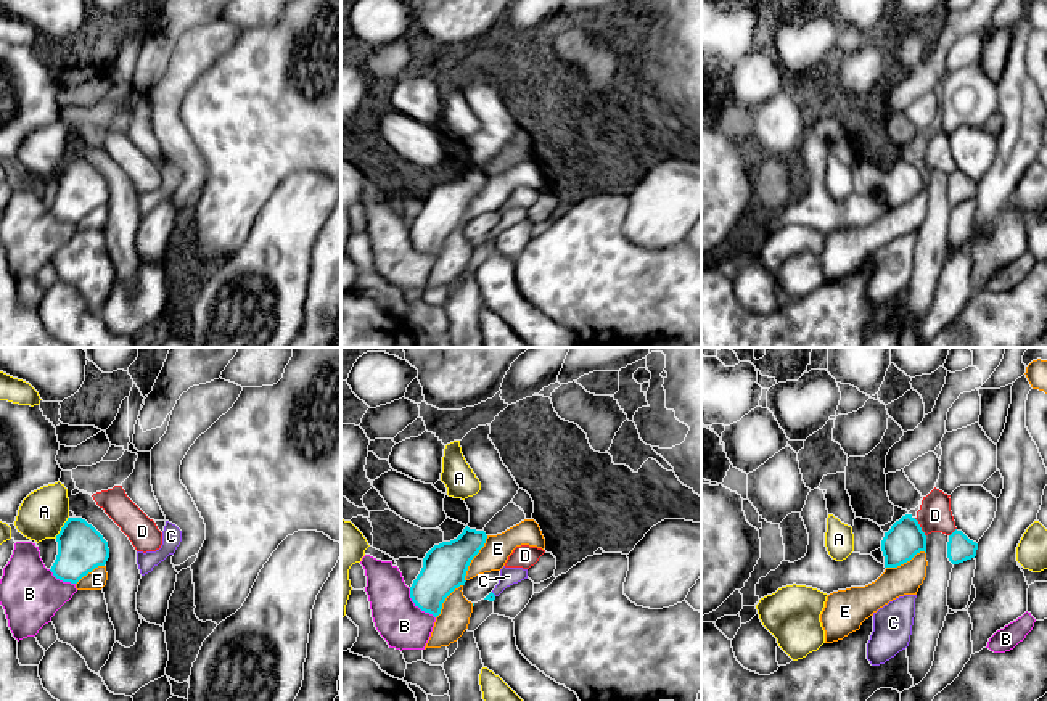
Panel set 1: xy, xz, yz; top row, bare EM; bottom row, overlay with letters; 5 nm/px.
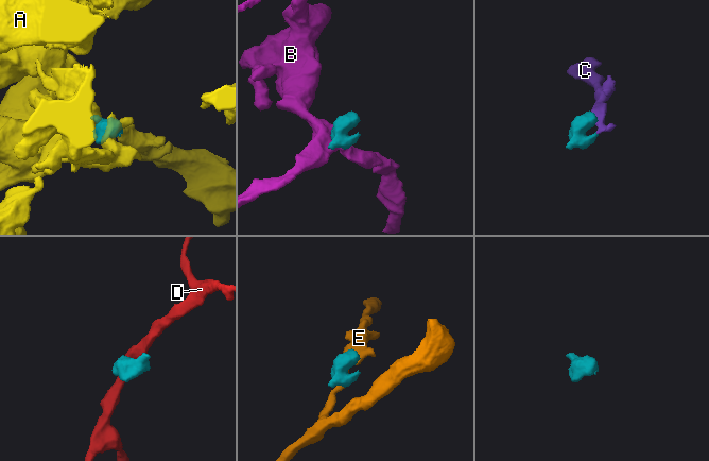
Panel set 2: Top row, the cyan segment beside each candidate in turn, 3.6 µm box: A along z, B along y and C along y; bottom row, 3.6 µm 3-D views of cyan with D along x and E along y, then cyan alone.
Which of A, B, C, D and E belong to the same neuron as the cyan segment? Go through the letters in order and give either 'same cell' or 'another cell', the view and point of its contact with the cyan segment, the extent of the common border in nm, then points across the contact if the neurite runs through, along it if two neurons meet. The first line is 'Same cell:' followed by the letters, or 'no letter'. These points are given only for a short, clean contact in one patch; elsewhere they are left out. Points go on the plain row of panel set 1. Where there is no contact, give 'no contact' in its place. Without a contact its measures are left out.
Same cell: C
A: another cell; contact xy (61, 168); length 130 nm
B: another cell; contact xz (418, 246); length 200 nm; border xz (409, 229), (409, 237), (435, 258)
C: same cell; contact xz (492, 233); length 40 nm; way xz (491, 237), (492, 233), (509, 216)
D: another cell; contact yz (920, 168); length 110 nm
E: another cell; contact xz (473, 196); length 260 nm

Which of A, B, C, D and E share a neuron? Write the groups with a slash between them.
A / B / C / D / E

